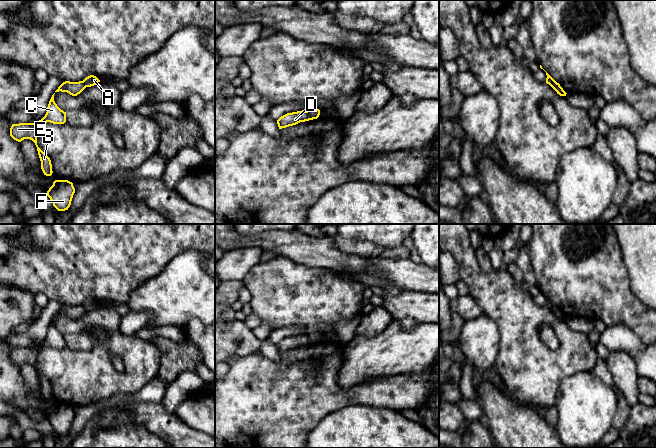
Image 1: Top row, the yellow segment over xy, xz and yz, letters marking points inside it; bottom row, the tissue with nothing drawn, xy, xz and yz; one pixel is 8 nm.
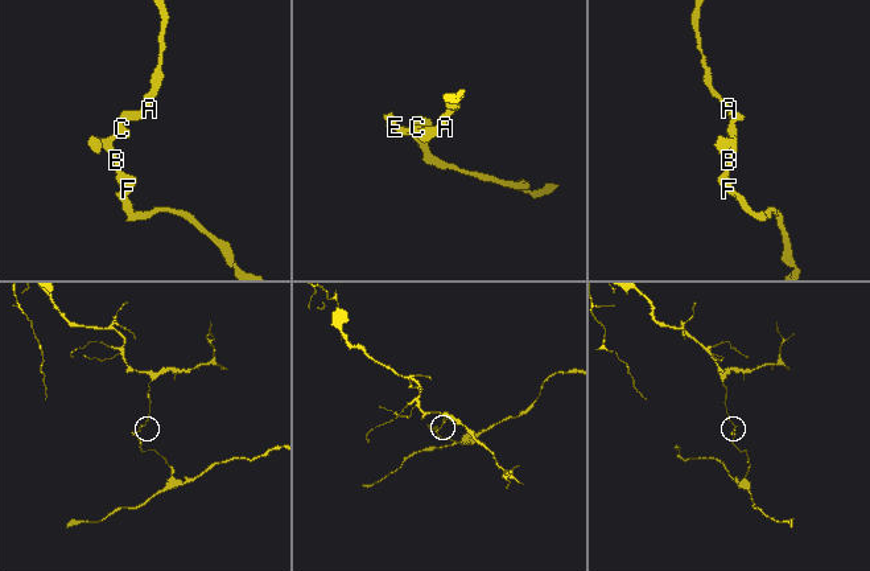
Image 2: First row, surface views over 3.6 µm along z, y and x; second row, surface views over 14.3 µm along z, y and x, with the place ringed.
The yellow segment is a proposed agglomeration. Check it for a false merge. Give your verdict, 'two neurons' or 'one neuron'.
two neurons

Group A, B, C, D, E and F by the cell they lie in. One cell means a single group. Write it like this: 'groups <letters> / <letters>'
groups A / B C D E F

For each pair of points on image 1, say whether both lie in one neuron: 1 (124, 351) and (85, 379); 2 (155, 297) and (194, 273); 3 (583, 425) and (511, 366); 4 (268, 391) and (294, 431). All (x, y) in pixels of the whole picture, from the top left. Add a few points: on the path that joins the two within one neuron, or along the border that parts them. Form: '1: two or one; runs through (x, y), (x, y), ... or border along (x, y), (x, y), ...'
1: one; runs through (114, 351), (94, 369)
2: one; runs through (165, 296), (171, 296), (184, 283)
3: two; border along (563, 380), (554, 404)
4: one; runs through (268, 401), (268, 405), (284, 421)

